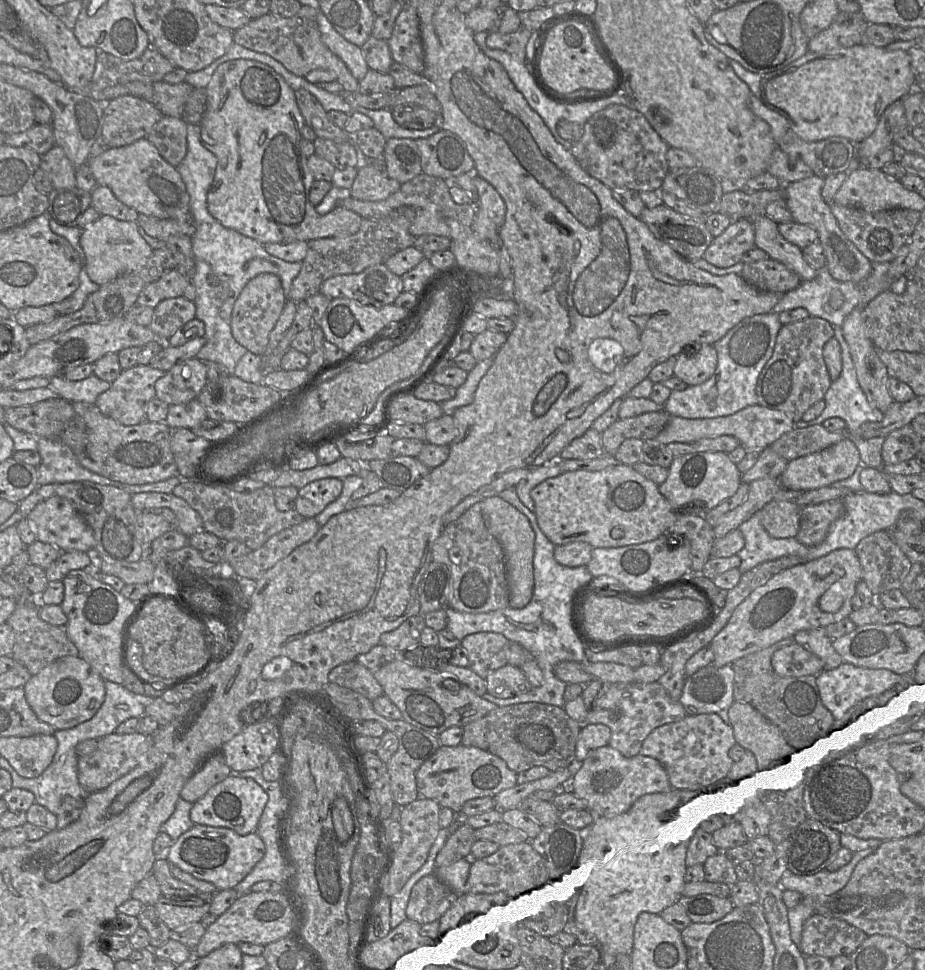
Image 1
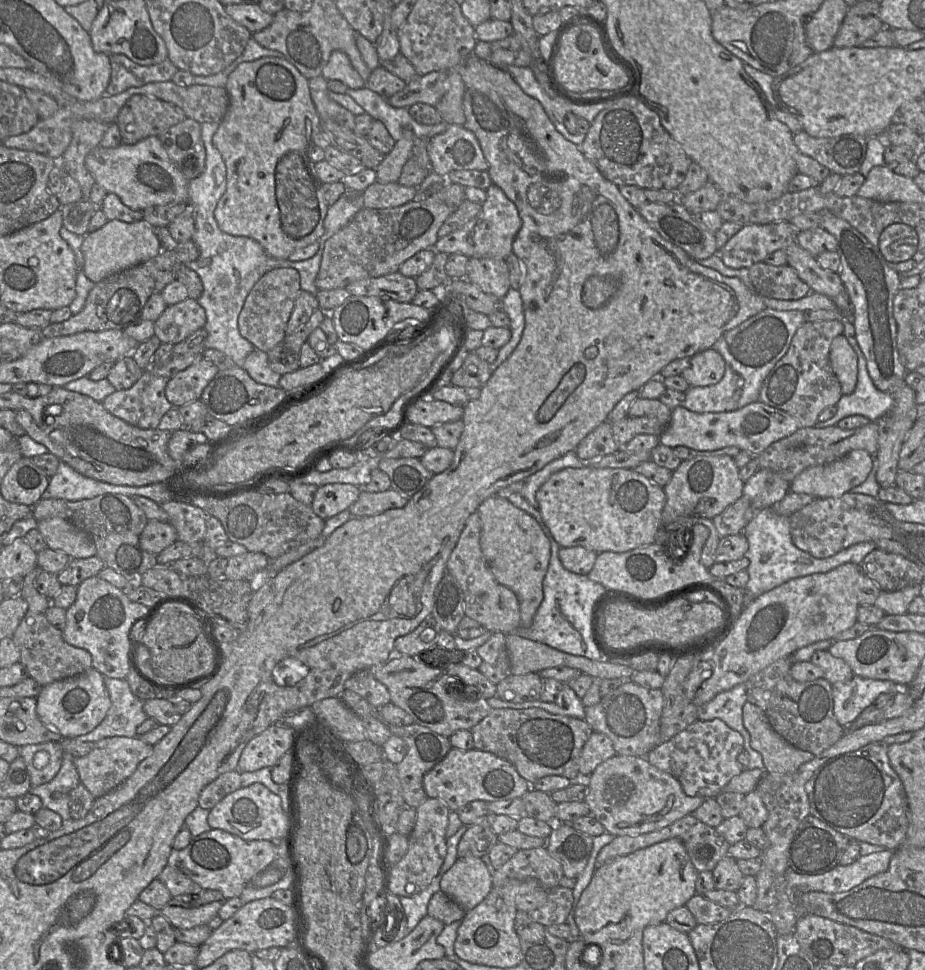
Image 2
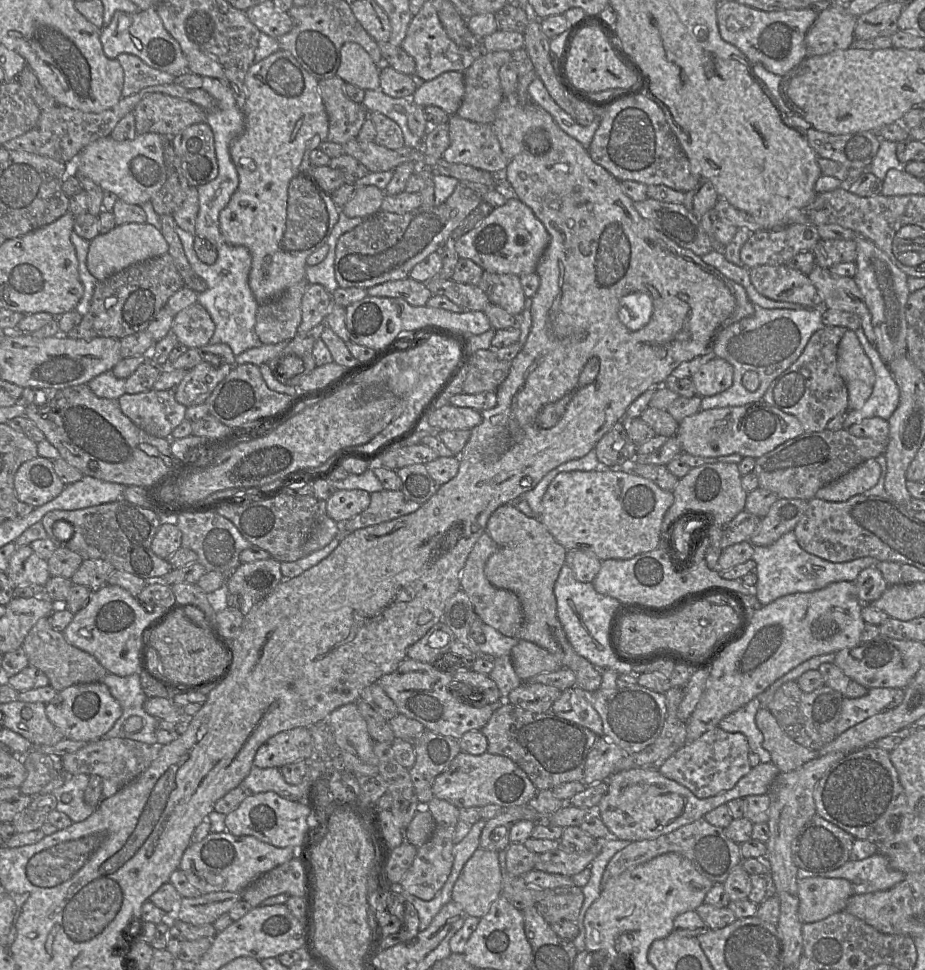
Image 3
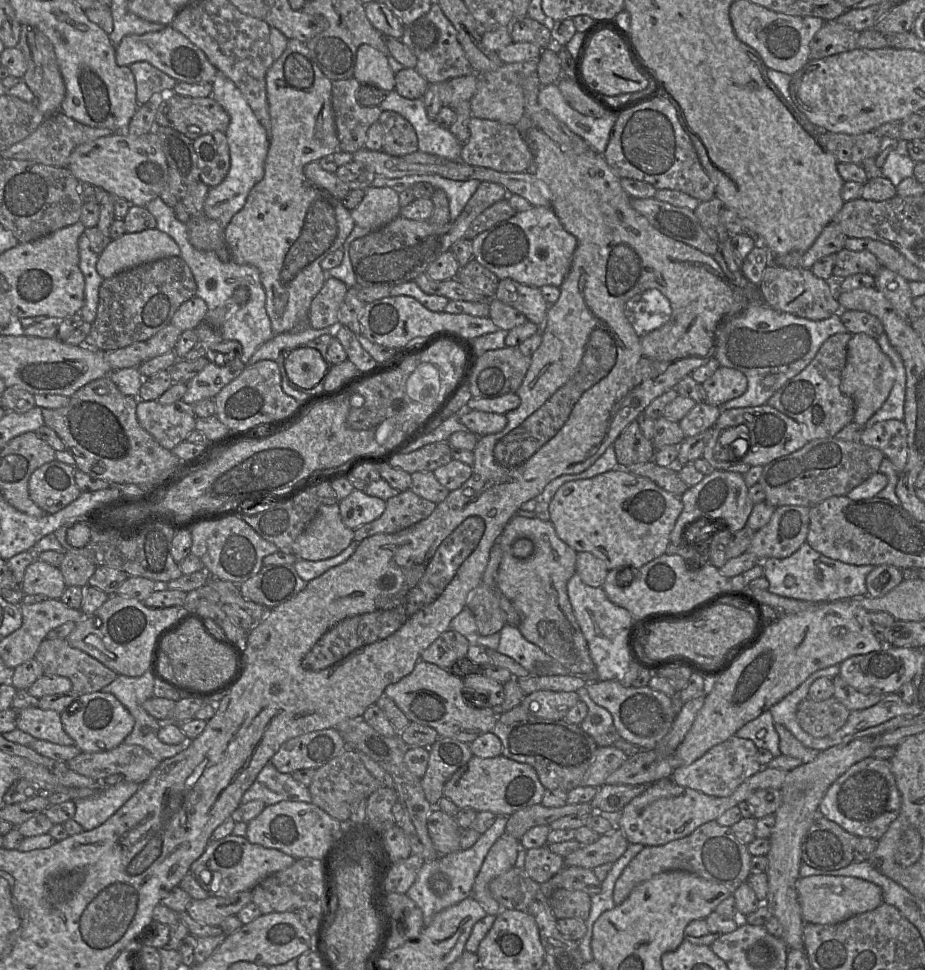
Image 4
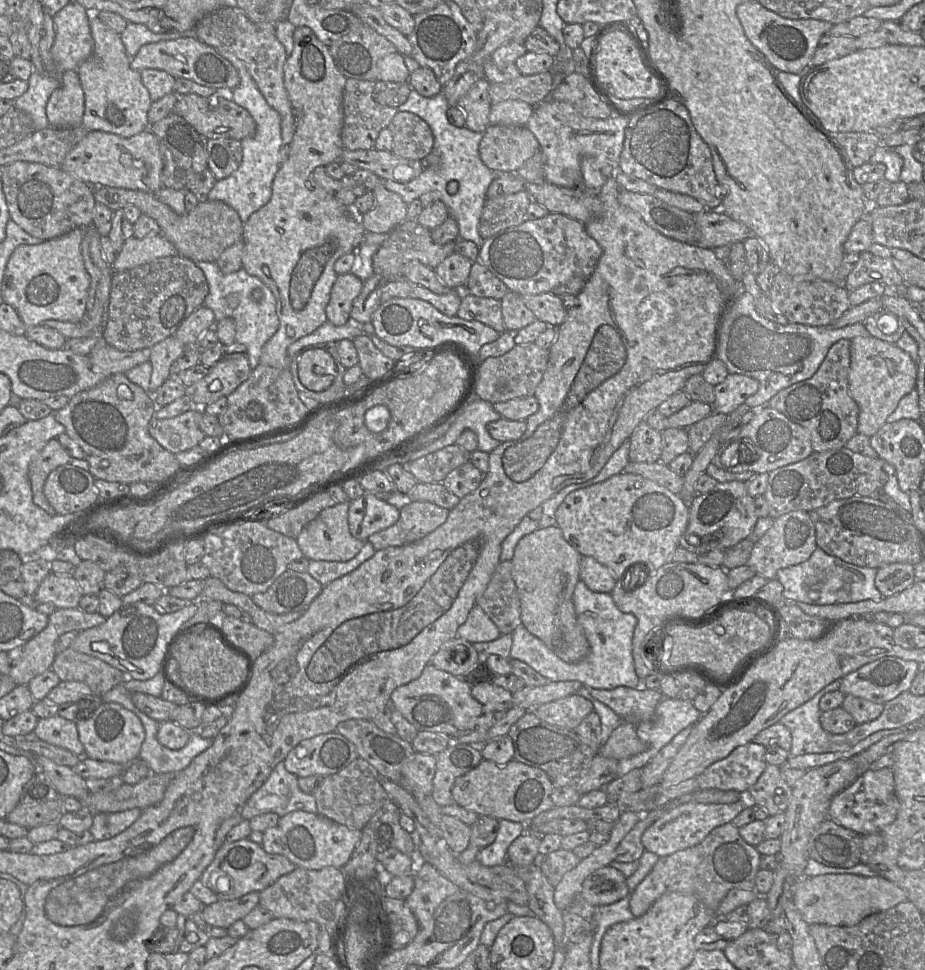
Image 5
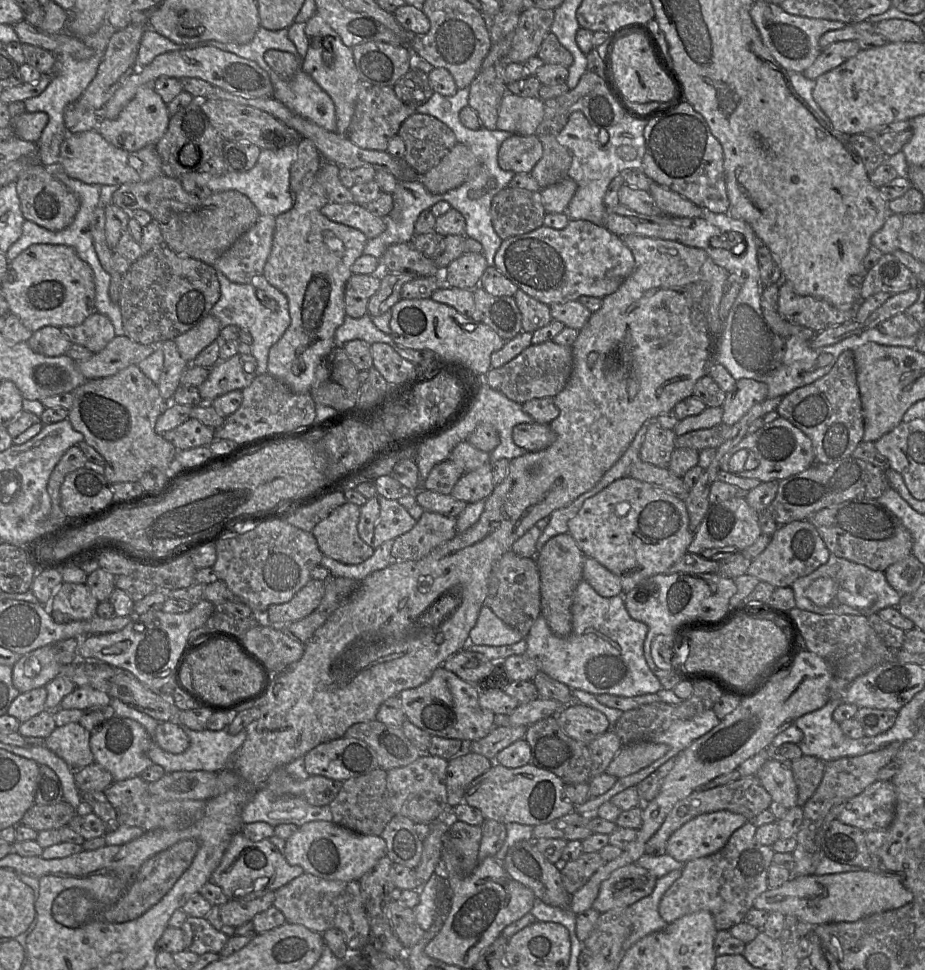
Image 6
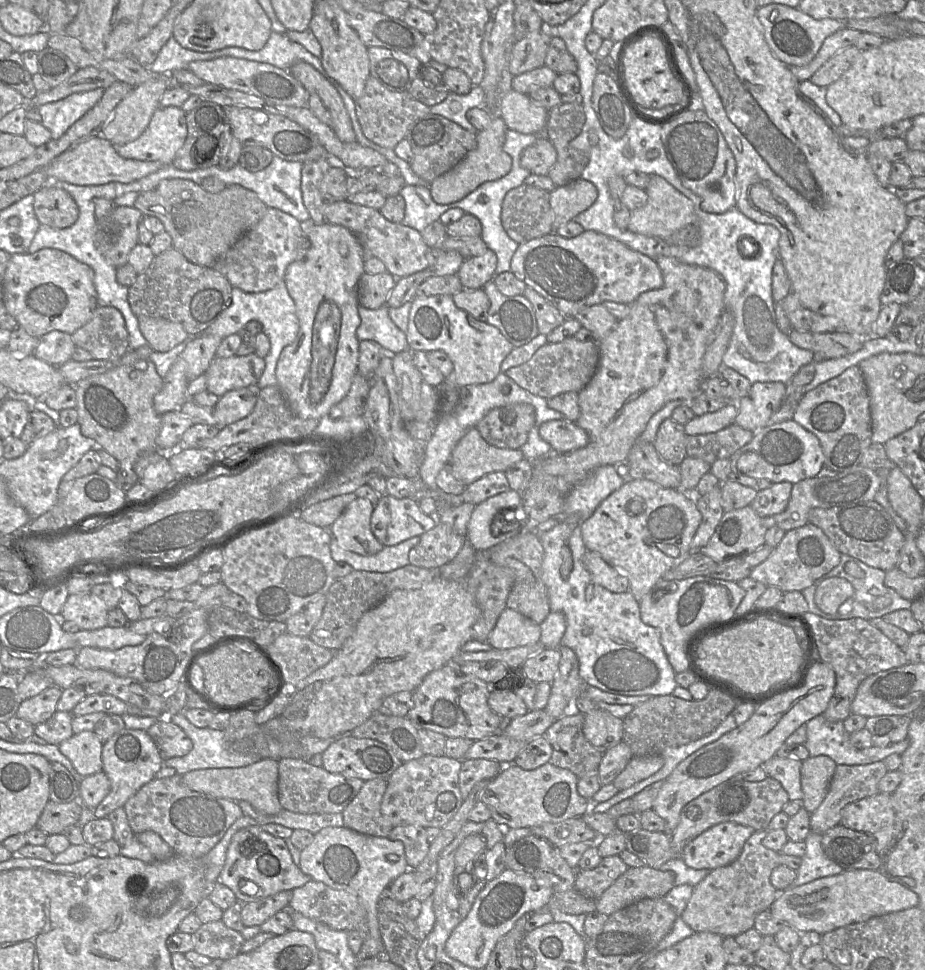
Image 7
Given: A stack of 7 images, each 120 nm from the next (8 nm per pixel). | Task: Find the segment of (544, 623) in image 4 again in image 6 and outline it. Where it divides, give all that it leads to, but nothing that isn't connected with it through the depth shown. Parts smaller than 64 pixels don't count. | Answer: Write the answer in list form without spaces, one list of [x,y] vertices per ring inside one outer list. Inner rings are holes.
[[[569,533],[559,534],[548,540],[534,557],[540,575],[541,616],[551,632],[566,637],[572,631],[571,606],[574,591],[583,580],[585,555]]]

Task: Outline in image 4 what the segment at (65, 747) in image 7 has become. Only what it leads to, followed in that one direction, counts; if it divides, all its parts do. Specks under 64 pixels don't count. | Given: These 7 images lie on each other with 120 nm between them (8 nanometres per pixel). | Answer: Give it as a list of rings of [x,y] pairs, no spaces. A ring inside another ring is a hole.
[[[28,707],[17,710],[17,728],[31,736],[58,745],[75,745],[74,740],[65,732],[59,713]]]

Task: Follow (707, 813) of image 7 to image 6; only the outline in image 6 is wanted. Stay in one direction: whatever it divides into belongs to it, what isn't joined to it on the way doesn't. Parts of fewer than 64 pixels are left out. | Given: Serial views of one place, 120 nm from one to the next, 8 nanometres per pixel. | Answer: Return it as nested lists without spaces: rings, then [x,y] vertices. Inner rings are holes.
[[[756,775],[744,777],[715,788],[697,789],[686,798],[679,800],[673,806],[663,824],[646,842],[645,854],[651,856],[665,855],[666,845],[670,836],[686,822],[701,814],[716,811],[730,811],[741,814],[745,816],[748,821],[751,821],[762,811],[769,809],[772,802],[771,795],[763,787]]]

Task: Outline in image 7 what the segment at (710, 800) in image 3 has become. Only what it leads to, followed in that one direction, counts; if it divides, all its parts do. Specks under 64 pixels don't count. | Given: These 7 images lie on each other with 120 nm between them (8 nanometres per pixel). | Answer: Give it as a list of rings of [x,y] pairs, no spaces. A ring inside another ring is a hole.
[[[734,822],[716,824],[686,844],[680,857],[687,866],[697,870],[713,870],[727,866],[737,859],[745,842],[755,831],[750,826]]]

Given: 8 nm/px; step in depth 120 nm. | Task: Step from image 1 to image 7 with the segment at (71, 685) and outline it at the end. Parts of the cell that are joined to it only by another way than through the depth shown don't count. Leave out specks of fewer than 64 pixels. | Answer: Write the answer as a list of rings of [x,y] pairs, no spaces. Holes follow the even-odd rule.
[[[124,728],[115,733],[102,747],[103,772],[110,780],[110,792],[101,803],[92,810],[95,818],[107,818],[124,804],[145,784],[155,779],[157,772],[163,767],[163,758],[149,734],[142,730]]]

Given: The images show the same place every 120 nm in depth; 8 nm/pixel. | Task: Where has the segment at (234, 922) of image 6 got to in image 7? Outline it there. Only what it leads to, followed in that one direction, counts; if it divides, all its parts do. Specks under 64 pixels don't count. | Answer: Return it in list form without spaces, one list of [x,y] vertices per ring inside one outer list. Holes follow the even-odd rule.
[[[281,891],[272,896],[242,905],[240,917],[245,927],[260,926],[277,912],[284,910],[292,896],[292,891]]]

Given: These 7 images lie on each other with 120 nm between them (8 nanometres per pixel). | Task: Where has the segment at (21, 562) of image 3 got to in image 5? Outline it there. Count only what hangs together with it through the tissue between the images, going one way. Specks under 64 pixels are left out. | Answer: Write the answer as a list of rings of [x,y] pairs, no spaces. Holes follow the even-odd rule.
[[[51,572],[40,584],[34,599],[42,604],[52,604],[56,608],[76,608],[82,596],[73,576]]]

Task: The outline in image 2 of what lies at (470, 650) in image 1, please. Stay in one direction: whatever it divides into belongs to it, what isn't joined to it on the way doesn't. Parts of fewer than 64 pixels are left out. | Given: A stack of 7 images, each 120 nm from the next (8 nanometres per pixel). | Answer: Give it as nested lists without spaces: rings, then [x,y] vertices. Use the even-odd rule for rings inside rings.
[[[495,632],[476,649],[482,660],[478,670],[495,685],[511,674],[505,637]]]

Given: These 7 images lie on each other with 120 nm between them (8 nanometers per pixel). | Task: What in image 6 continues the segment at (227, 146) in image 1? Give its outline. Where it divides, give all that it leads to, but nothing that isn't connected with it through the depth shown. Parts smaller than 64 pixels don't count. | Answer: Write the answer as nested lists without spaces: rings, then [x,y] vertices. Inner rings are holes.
[[[314,14],[306,22],[305,33],[309,47],[300,67],[331,97],[336,112],[335,131],[346,135],[355,110],[361,82],[352,49],[343,43],[339,34],[318,14]],[[317,175],[309,187],[294,193],[293,207],[276,216],[273,244],[263,270],[266,280],[287,297],[291,317],[290,326],[269,350],[268,373],[296,393],[309,393],[330,378],[330,354],[336,347],[335,332],[346,317],[345,286],[353,274],[351,266],[364,254],[364,246],[368,240],[360,230],[324,216],[321,208],[328,202],[324,188],[317,181]]]

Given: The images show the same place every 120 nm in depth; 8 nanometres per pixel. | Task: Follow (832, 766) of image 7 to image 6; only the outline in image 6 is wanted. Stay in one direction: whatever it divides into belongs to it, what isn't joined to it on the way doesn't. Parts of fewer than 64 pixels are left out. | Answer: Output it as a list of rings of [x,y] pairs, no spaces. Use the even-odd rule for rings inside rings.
[[[803,755],[791,762],[791,770],[797,785],[797,806],[804,804],[820,785],[826,762],[815,756]]]

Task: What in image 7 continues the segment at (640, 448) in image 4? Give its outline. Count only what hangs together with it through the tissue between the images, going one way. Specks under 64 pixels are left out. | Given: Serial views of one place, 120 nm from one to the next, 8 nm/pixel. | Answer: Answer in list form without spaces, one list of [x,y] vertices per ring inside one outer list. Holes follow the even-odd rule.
[[[669,418],[661,423],[653,445],[663,460],[674,466],[679,466],[687,457],[687,436],[684,425]]]

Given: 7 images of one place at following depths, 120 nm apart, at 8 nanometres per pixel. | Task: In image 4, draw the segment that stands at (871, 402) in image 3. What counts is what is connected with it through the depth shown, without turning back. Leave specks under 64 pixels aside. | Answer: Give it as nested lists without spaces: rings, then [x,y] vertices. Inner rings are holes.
[[[885,333],[877,337],[876,341],[882,351],[890,357],[896,370],[896,378],[887,400],[884,402],[881,408],[870,417],[865,427],[870,427],[877,422],[882,422],[885,420],[903,420],[904,418],[906,371],[902,358],[896,349],[890,344]]]

